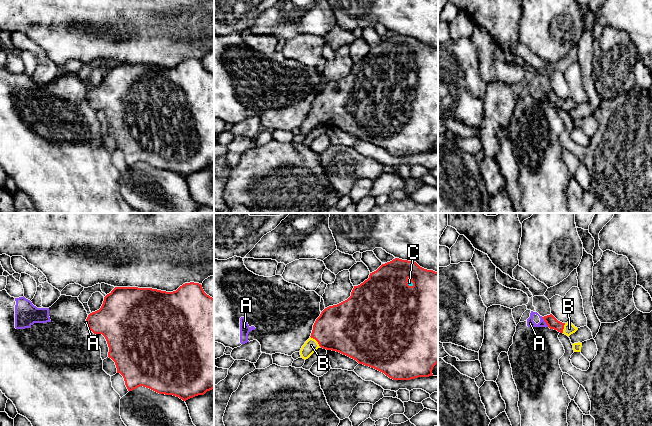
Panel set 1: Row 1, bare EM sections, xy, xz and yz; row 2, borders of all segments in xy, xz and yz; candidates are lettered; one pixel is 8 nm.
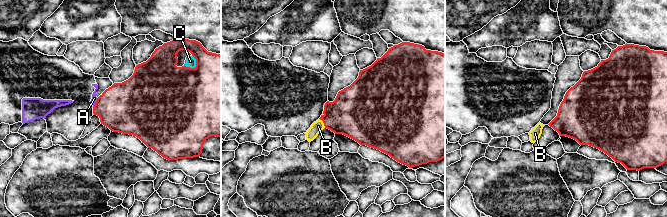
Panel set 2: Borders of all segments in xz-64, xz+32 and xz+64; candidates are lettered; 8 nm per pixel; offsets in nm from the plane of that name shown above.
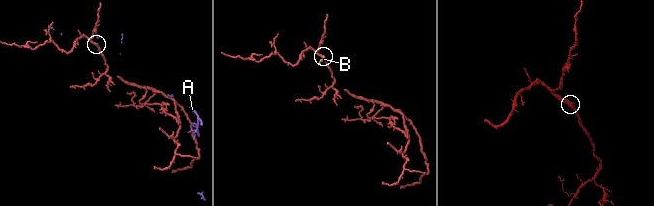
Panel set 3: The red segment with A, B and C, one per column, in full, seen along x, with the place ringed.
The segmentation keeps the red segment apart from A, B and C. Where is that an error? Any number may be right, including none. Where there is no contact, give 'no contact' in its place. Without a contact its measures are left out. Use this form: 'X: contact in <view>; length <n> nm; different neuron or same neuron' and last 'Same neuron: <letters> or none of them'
A: contact in yz; length 100 nm; different neuron
B: contact in xz; length 120 nm; same neuron
C: contact in xz; length 80 nm; same neuron
Same neuron: B, C

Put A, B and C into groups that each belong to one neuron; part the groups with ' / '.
A / B C

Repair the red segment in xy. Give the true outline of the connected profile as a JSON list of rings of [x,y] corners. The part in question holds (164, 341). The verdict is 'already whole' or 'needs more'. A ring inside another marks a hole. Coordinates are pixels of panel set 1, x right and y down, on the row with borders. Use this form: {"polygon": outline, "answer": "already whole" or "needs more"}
{"polygon": [[[185,283],[173,292],[115,287],[104,297],[101,308],[88,315],[86,322],[94,334],[105,337],[108,357],[115,362],[128,391],[143,386],[186,401],[214,388],[214,298],[204,292],[201,284]]], "answer": "already whole"}

